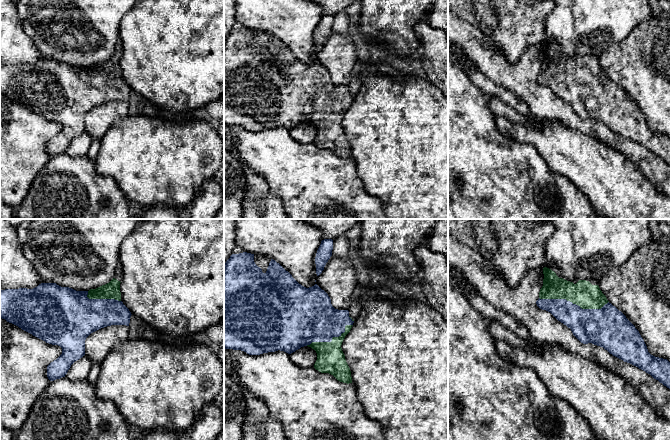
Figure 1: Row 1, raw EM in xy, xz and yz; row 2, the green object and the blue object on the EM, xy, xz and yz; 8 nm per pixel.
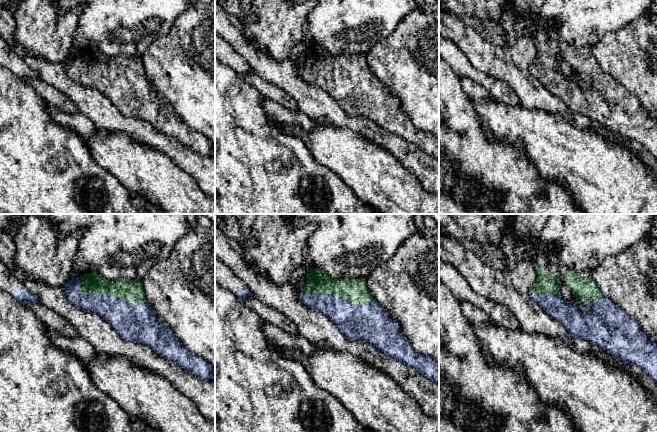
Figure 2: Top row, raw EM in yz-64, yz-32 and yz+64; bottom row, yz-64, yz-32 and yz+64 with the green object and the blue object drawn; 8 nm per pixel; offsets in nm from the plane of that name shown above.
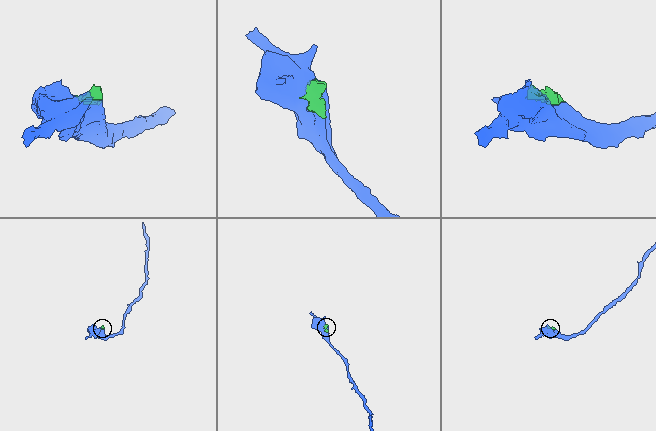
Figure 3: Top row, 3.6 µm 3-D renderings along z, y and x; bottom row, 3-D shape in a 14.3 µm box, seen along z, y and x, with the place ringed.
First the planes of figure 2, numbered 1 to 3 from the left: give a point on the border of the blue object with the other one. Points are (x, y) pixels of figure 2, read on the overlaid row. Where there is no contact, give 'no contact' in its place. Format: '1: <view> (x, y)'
1: yz-64 (106, 293)
2: yz-32 (337, 294)
3: yz+64 (545, 293)

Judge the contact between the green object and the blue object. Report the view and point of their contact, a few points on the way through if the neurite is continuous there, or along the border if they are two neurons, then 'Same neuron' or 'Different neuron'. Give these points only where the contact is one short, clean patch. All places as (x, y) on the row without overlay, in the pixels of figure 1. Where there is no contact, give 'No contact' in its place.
Touches green at yz (574, 79). Same neuron

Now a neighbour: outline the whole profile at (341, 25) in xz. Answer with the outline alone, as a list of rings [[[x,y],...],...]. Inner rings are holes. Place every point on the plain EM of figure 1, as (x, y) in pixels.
[[[345,10],[340,11],[339,13],[333,16],[332,32],[342,35],[349,35],[349,27],[349,19]]]

